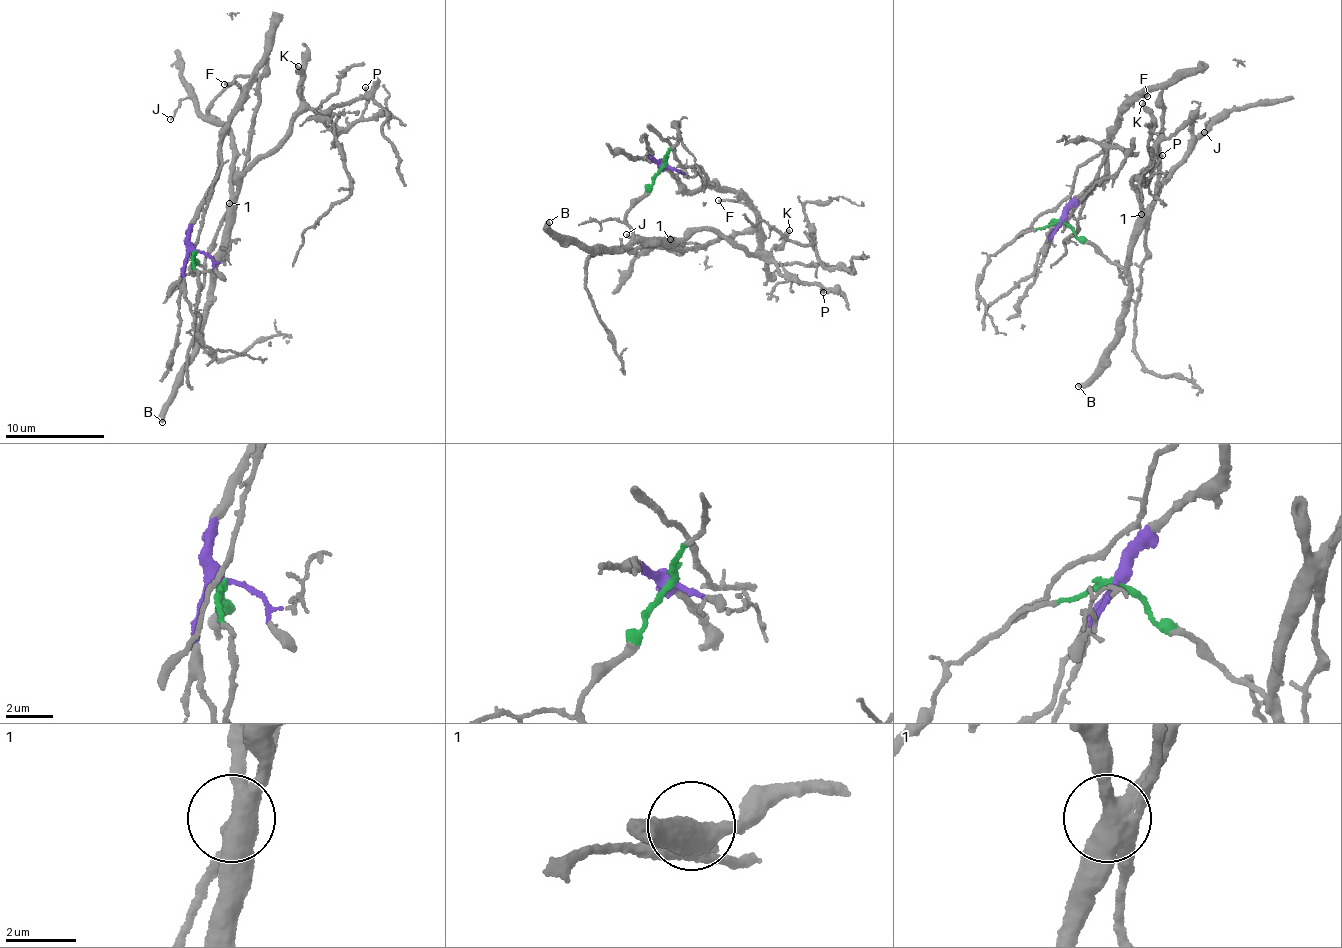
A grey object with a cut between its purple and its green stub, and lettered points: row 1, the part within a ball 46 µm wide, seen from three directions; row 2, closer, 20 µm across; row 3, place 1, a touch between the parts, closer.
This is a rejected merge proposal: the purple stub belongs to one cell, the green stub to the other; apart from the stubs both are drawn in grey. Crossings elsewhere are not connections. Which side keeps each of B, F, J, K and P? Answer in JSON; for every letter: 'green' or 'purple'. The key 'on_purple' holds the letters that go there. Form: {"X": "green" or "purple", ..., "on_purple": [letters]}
{"B": "green", "F": "purple", "J": "green", "K": "green", "P": "green", "on_purple": ["F"]}

